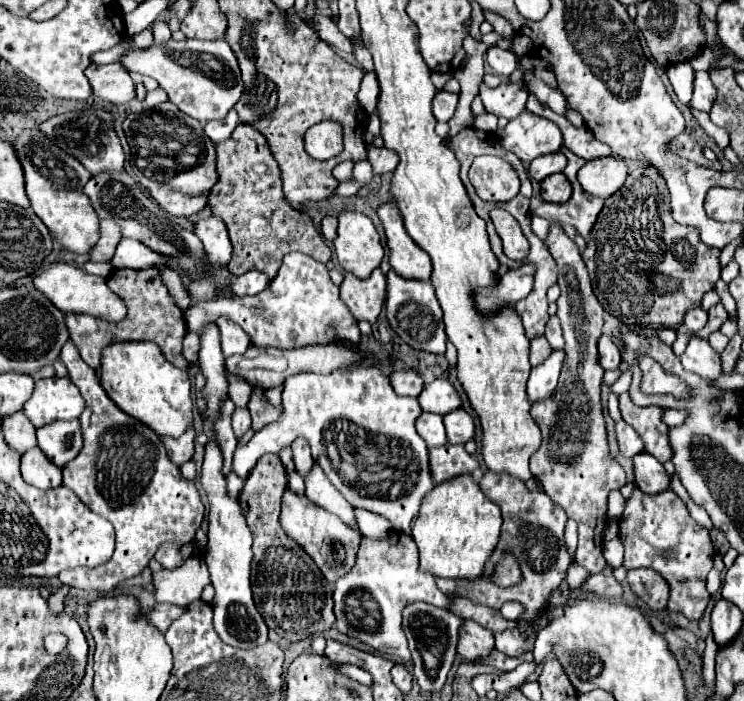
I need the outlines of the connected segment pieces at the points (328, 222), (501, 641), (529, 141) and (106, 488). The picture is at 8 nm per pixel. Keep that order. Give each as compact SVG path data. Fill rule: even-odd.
M328 215L322 219L322 227L320 227L320 229L322 229L322 235L324 235L326 241L332 241L332 239L336 237L334 233L336 233L337 230L337 222L337 217L335 216Z
M506 629L506 633L494 633L496 649L506 655L520 655L520 651L532 651L536 640L536 634L527 639L522 639L516 629Z
M526 109L516 119L508 121L508 125L498 131L498 137L506 151L512 151L526 163L540 155L556 153L562 147L562 133L558 125Z
M72 341L62 347L60 359L86 401L86 409L80 415L84 447L74 461L62 467L64 485L96 515L106 517L114 525L116 549L104 565L96 565L94 569L66 569L58 579L70 587L106 593L120 581L140 575L162 543L190 543L204 519L204 505L196 481L182 477L180 467L170 461L160 437L152 429L146 429L146 425L114 405L104 393L98 373L82 361Z

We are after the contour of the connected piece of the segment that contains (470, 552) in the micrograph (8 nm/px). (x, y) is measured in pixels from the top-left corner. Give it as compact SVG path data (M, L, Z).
M470 473L436 485L422 499L416 523L412 527L412 539L420 549L422 571L450 579L478 579L488 555L498 543L500 525L502 517L498 505L484 497Z

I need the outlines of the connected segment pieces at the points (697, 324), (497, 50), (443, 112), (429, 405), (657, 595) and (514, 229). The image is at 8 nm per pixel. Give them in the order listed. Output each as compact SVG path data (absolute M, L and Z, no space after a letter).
M694 307L694 309L686 311L684 327L694 333L694 331L700 331L706 325L706 321L708 321L708 313L704 309L700 309L700 307Z
M492 47L488 49L486 53L486 61L490 63L490 67L498 73L498 75L510 75L516 65L518 65L518 59L512 51L506 51L502 47Z
M438 91L436 97L434 97L434 103L432 103L434 117L436 117L438 121L448 121L448 119L454 115L454 111L456 111L458 99L460 99L458 93Z
M434 379L432 383L426 383L426 389L418 395L418 403L422 411L446 415L460 407L460 397L446 379Z
M634 569L628 571L628 585L638 599L642 599L648 609L662 611L668 603L668 585L666 579L652 569Z
M492 209L490 211L490 219L496 225L496 231L504 243L504 253L510 259L516 261L524 261L528 257L528 239L524 237L518 221L504 209Z

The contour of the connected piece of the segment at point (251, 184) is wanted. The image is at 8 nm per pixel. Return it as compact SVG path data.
M240 123L228 141L216 145L218 153L218 183L210 191L212 213L220 215L228 227L230 241L234 245L230 273L242 275L250 269L258 269L268 279L276 277L282 257L290 251L300 251L316 261L330 261L330 247L324 243L320 231L312 219L302 211L288 205L282 193L280 169L268 149L266 137L254 127Z

